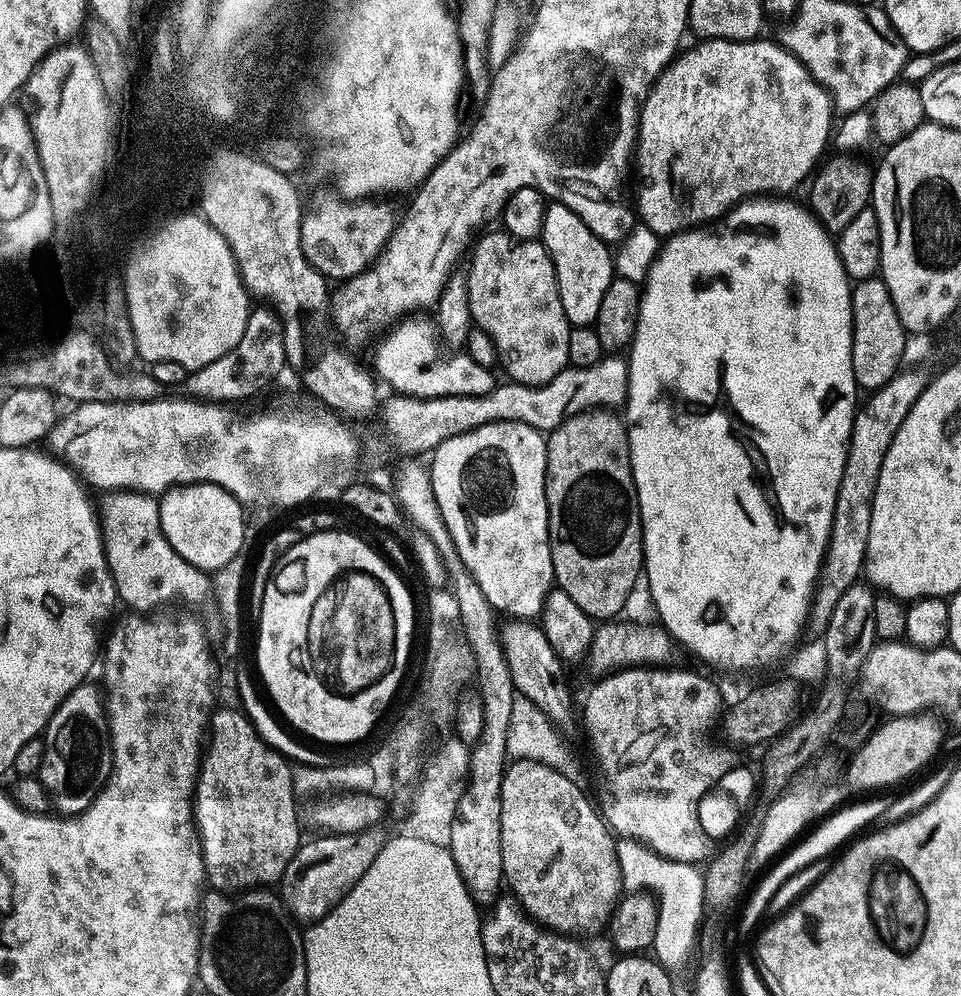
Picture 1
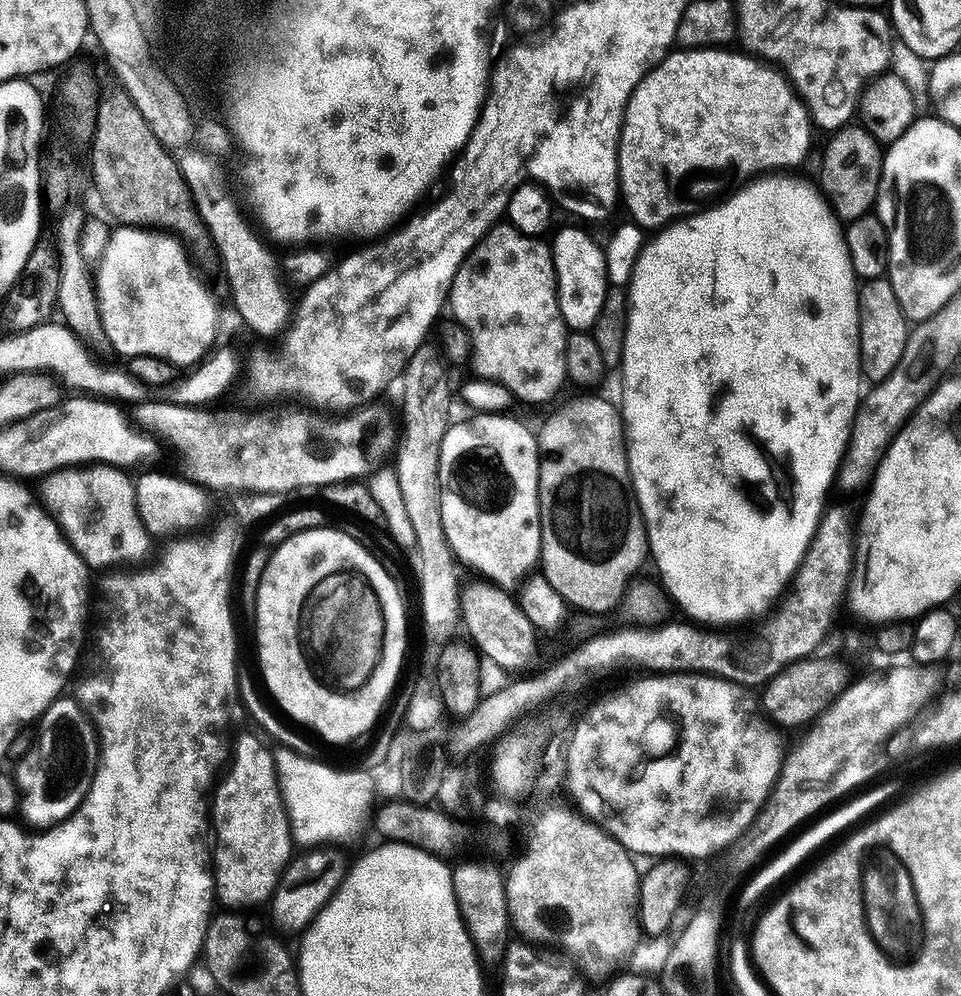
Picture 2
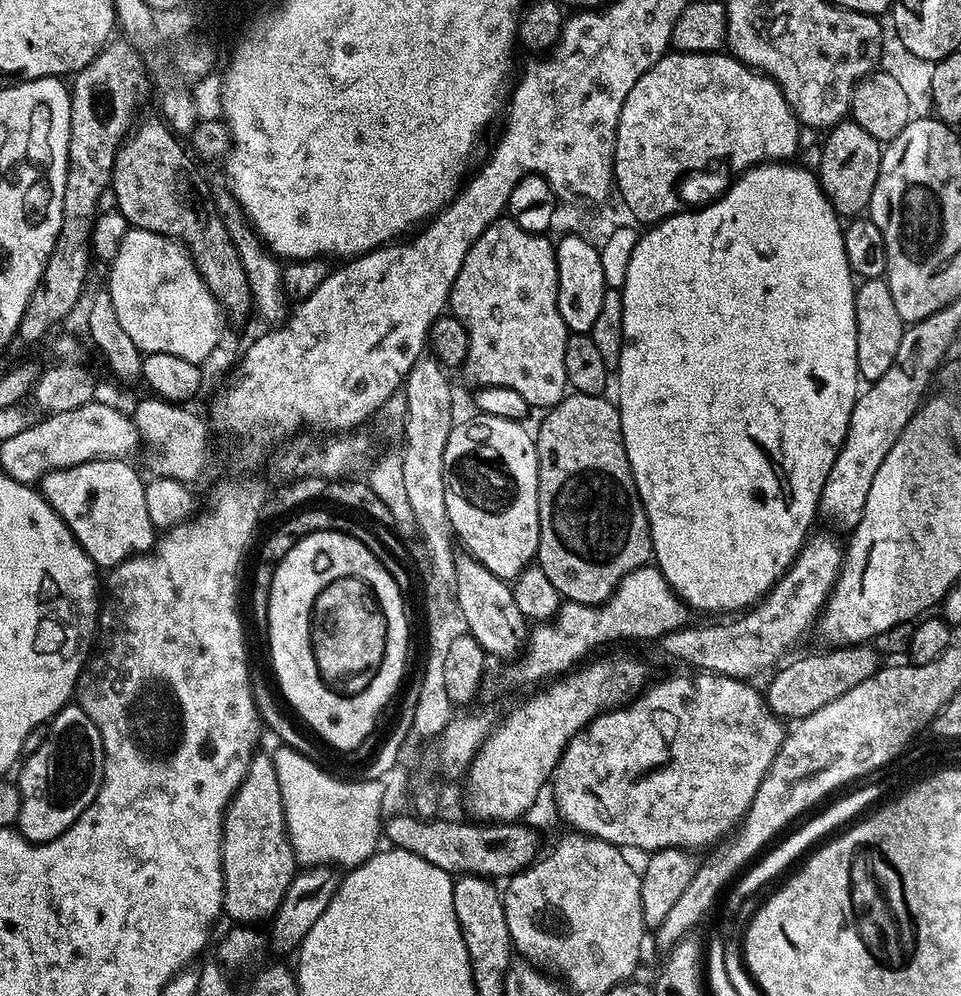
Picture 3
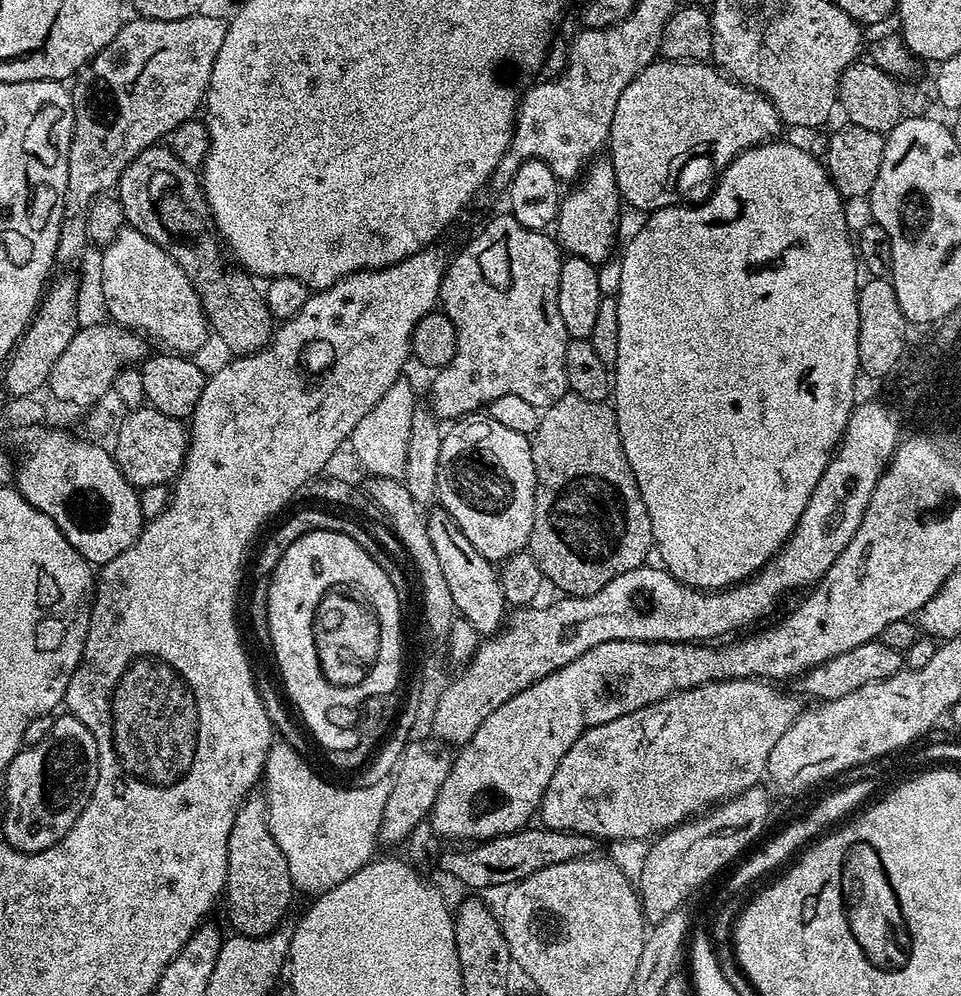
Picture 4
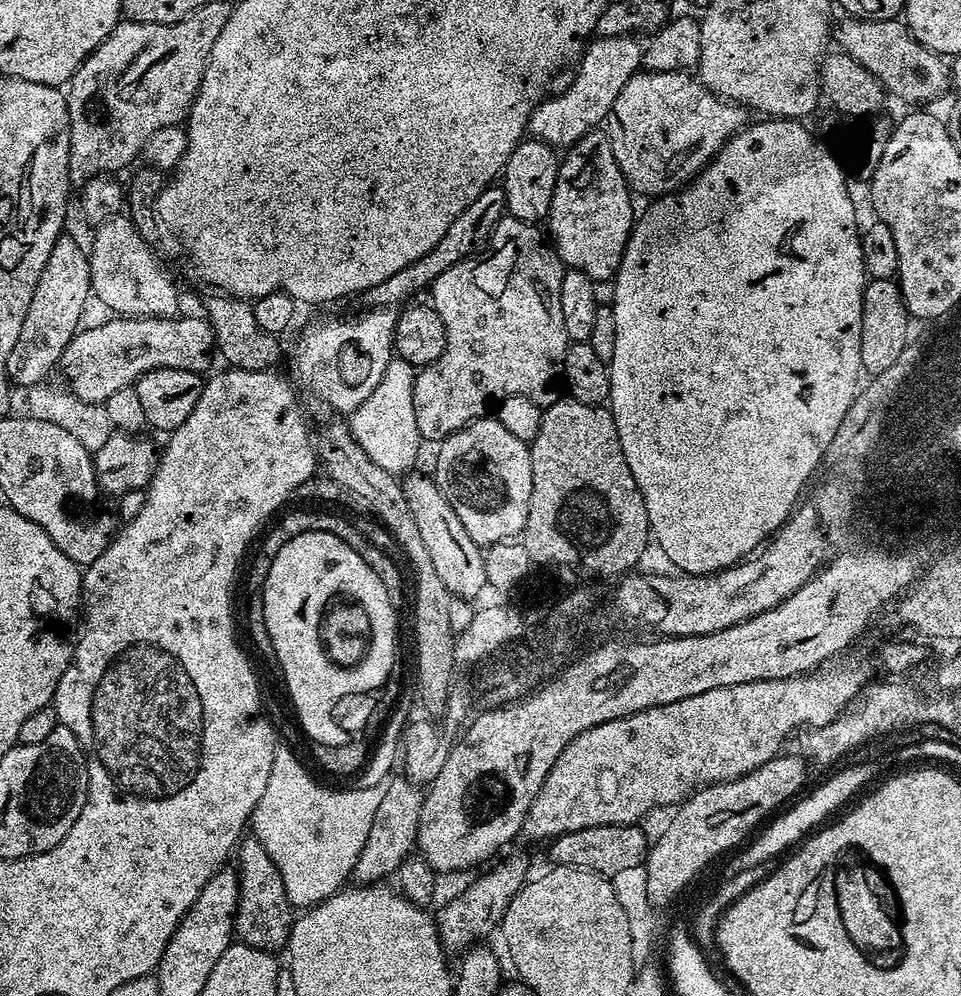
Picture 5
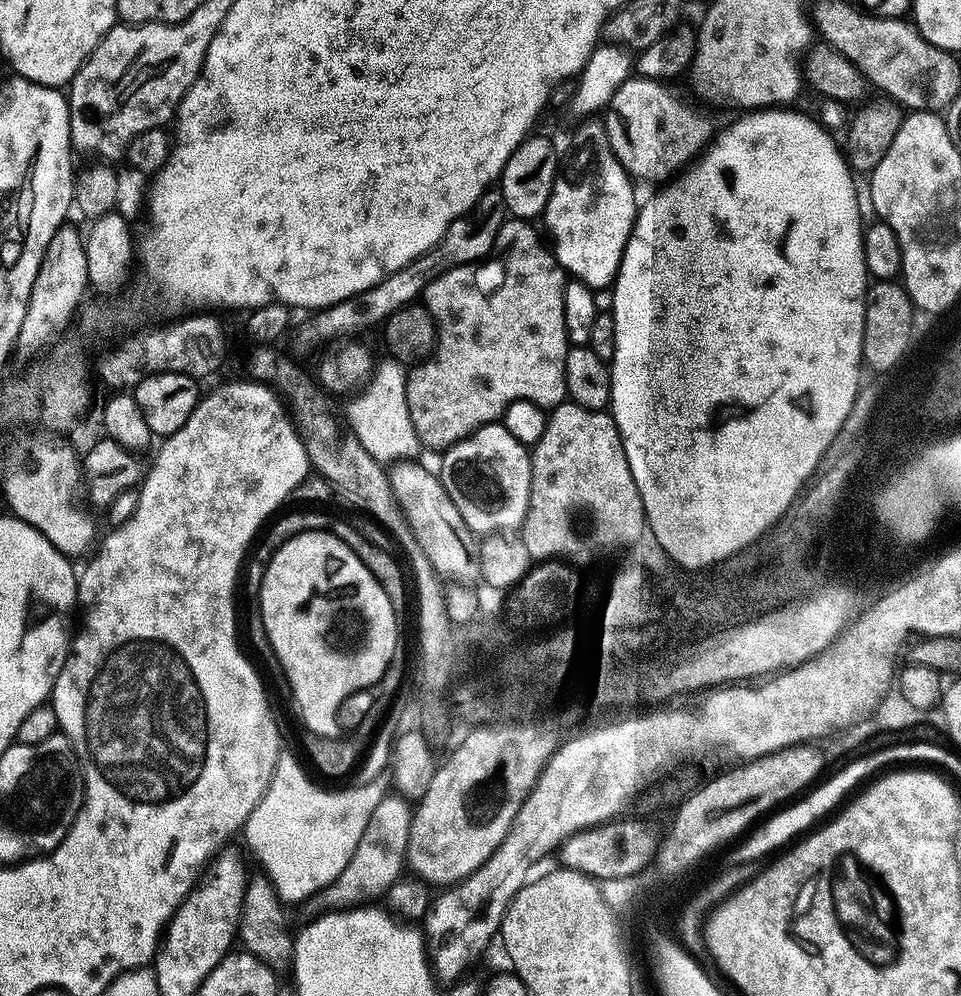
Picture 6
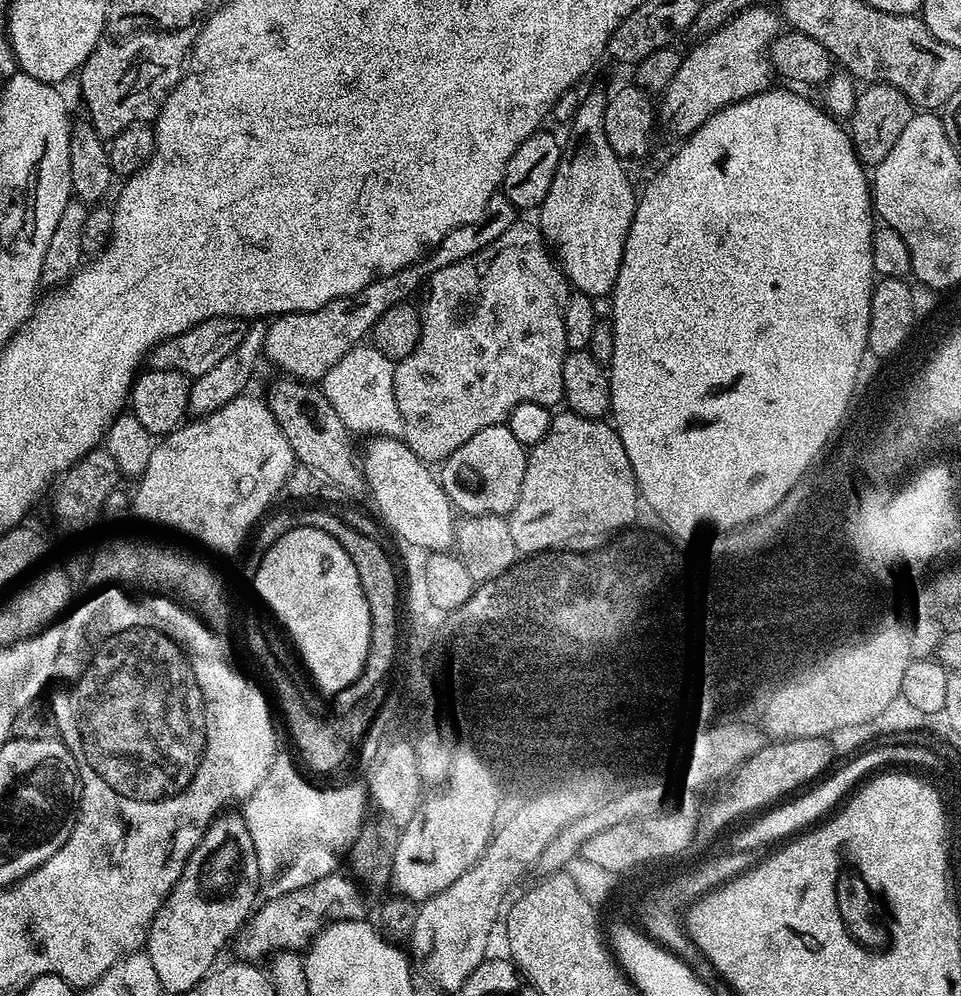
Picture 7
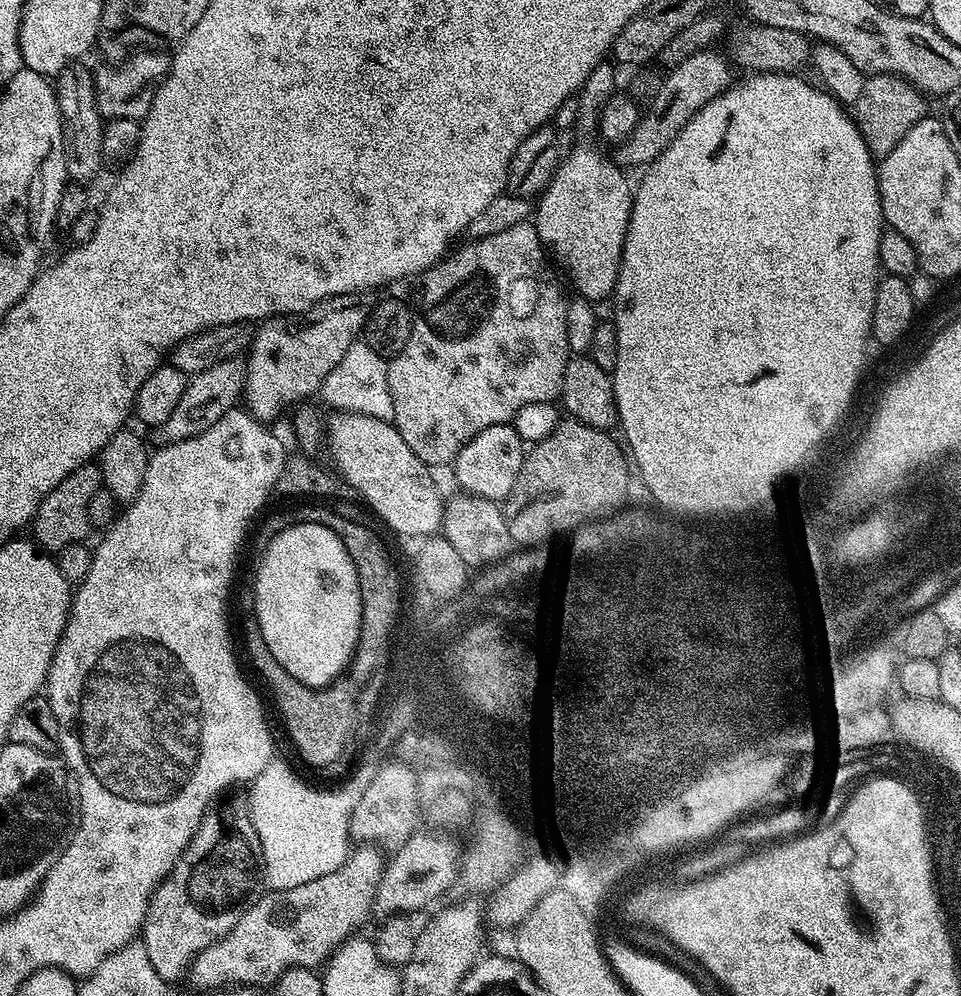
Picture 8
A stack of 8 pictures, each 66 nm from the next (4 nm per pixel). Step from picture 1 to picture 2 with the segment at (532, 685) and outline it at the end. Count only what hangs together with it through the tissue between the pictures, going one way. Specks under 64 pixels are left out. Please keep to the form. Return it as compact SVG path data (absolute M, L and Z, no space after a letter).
M490 582L463 585L460 594L460 611L466 615L473 641L477 644L485 661L493 660L500 668L505 668L510 674L524 674L536 660L536 636L538 629L526 618L515 599L512 600L507 591L497 588Z

